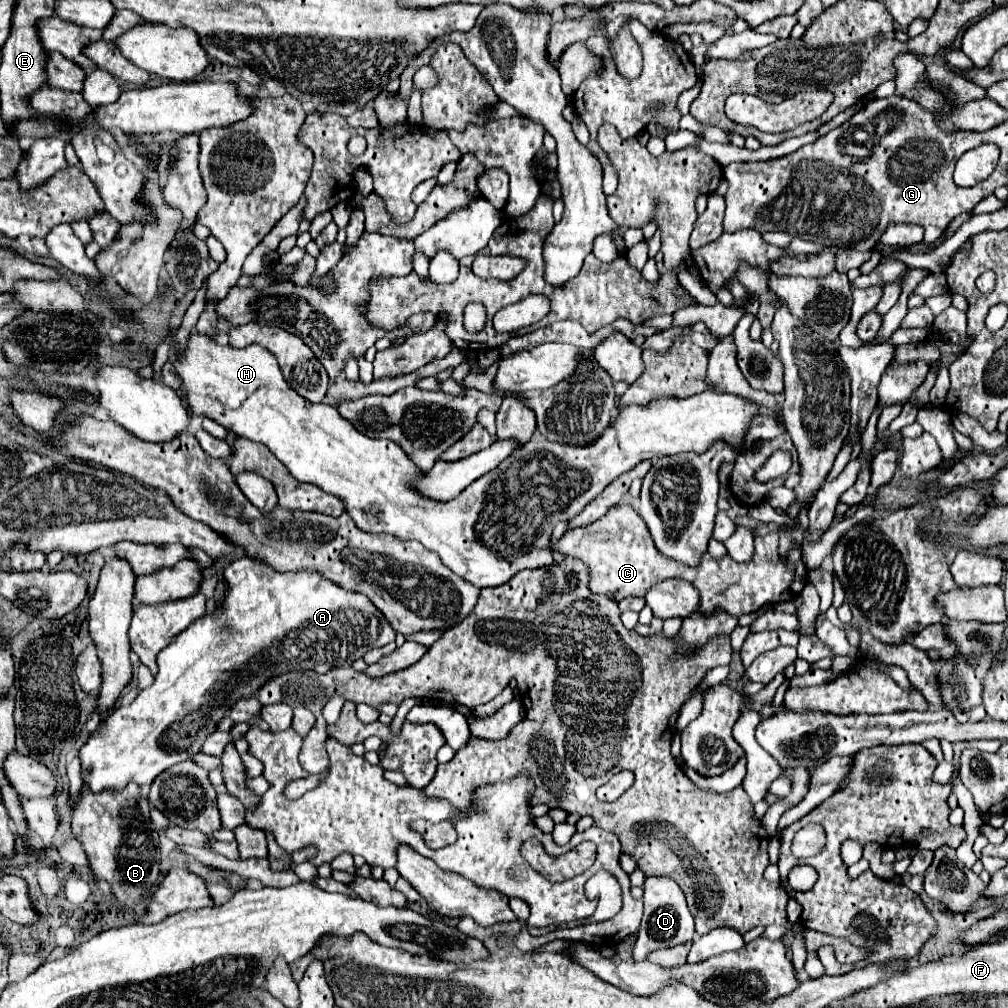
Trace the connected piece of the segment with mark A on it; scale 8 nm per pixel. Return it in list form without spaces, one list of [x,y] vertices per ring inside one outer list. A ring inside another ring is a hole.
[[[239,558],[223,570],[223,580],[227,584],[227,592],[217,602],[215,612],[195,620],[163,652],[159,652],[159,672],[155,674],[155,682],[139,690],[131,706],[115,708],[81,748],[81,776],[93,792],[107,788],[121,790],[127,782],[149,786],[163,770],[193,758],[201,752],[207,736],[217,730],[221,712],[235,706],[237,700],[257,696],[259,688],[267,684],[267,680],[295,668],[307,668],[323,674],[331,668],[341,668],[341,664],[329,662],[331,658],[345,658],[345,662],[351,664],[353,660],[363,658],[371,648],[379,648],[395,640],[395,630],[367,596],[347,592],[319,574],[283,574],[261,560]]]

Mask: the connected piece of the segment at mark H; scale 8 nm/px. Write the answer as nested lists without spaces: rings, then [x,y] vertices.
[[[193,332],[185,354],[175,358],[175,368],[183,380],[187,404],[191,406],[193,414],[211,416],[217,424],[227,428],[227,432],[235,432],[235,436],[245,436],[247,440],[265,444],[295,480],[315,484],[321,490],[343,498],[347,514],[361,530],[389,532],[403,540],[417,540],[427,550],[439,554],[447,568],[477,588],[495,588],[511,580],[521,570],[551,566],[553,554],[547,544],[553,528],[559,522],[577,516],[593,498],[603,492],[603,488],[607,488],[607,484],[611,484],[623,472],[633,470],[639,462],[681,452],[705,452],[715,440],[723,440],[725,444],[741,450],[745,446],[743,440],[747,436],[747,428],[759,414],[757,402],[715,390],[705,390],[683,400],[661,398],[649,402],[647,406],[627,406],[619,410],[615,422],[591,446],[571,448],[569,444],[547,442],[535,434],[525,446],[517,448],[507,460],[503,460],[503,464],[487,472],[487,476],[475,480],[471,488],[465,488],[457,500],[435,502],[423,498],[411,488],[411,480],[419,476],[419,470],[395,442],[371,440],[357,432],[351,422],[341,418],[333,406],[311,404],[303,400],[303,396],[289,388],[275,356],[265,348],[257,344],[241,350],[219,346],[215,340]]]

